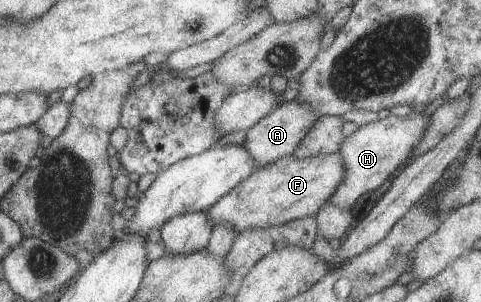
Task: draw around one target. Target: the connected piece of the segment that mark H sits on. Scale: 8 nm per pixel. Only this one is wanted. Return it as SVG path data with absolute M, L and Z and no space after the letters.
M417 109L408 116L390 115L360 126L354 134L345 137L338 151L345 163L344 179L329 198L329 203L350 209L360 195L378 189L386 179L391 179L412 159L413 149L422 141L430 120L431 115L422 115L422 109Z

